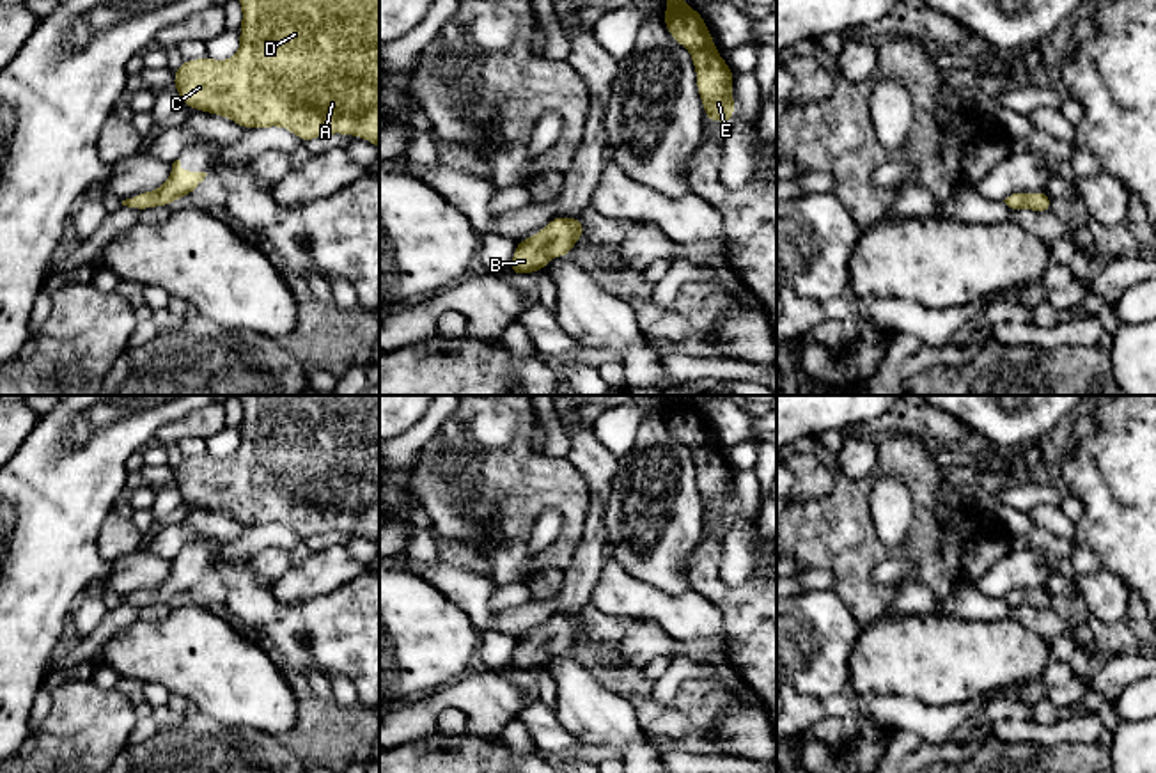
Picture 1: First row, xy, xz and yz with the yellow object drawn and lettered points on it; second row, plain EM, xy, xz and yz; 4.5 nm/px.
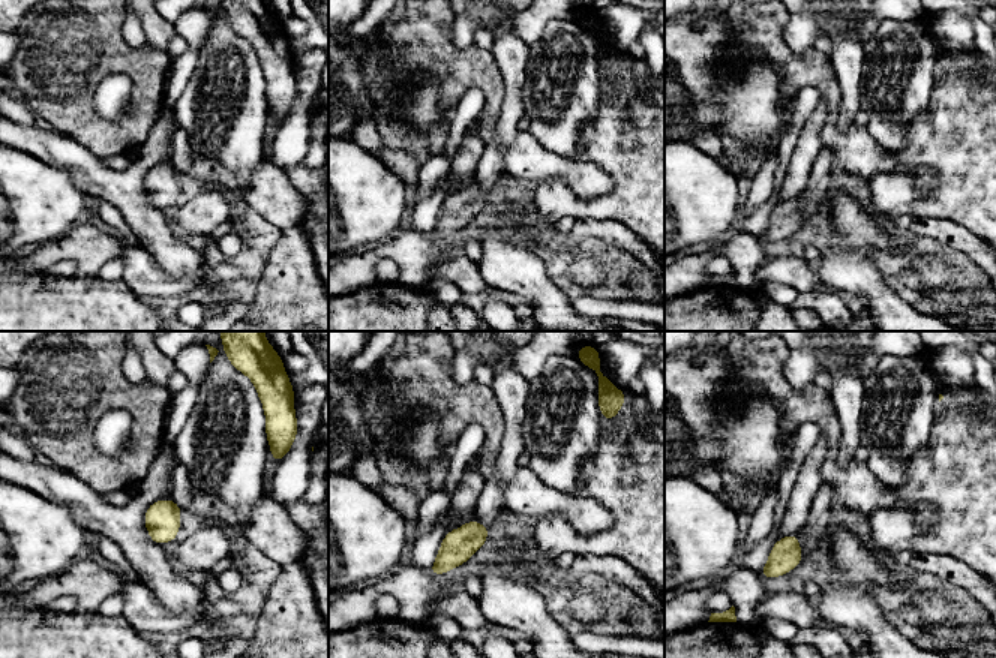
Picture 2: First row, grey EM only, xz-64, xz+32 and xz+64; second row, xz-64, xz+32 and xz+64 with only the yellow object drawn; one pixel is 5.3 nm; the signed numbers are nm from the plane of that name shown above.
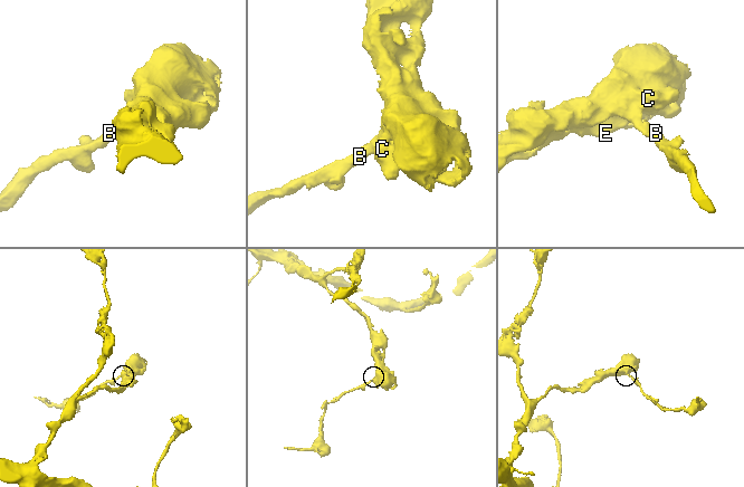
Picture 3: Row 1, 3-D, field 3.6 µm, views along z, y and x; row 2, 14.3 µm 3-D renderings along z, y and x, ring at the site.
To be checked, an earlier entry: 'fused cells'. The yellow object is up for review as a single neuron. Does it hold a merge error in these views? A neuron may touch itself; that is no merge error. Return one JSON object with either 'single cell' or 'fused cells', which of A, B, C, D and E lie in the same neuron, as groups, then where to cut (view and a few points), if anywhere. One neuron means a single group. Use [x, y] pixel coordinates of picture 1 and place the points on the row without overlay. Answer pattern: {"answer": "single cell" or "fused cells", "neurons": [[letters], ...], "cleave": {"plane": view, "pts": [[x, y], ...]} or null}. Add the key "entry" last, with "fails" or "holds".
{"answer": "single cell", "neurons": [["A", "B", "C", "D", "E"]], "cleave": null, "entry": "fails"}

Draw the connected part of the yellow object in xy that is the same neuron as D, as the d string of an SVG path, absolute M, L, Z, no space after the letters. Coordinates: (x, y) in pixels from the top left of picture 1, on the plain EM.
M238 395L243 406L239 426L239 449L229 457L213 457L209 454L184 457L174 470L174 486L181 491L183 502L207 511L218 511L246 527L282 523L291 527L301 539L317 534L342 530L362 534L379 546L379 395Z

